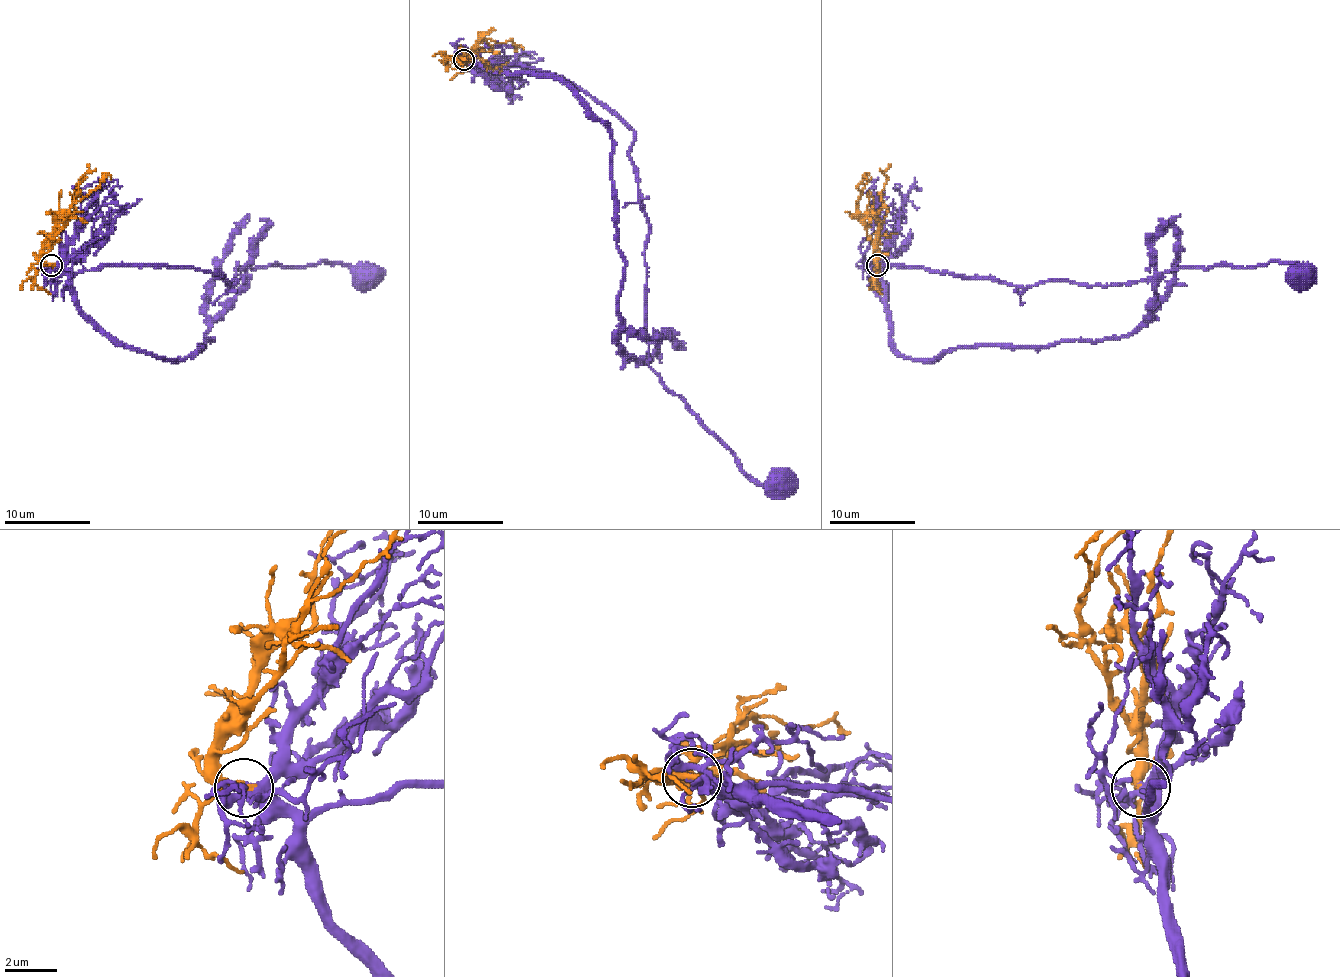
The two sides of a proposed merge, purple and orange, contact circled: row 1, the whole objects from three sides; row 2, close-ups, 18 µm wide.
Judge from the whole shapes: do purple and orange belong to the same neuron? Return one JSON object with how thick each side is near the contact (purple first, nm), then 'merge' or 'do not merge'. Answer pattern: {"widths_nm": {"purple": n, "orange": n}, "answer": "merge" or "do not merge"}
{"widths_nm": {"purple": 280, "orange": 240}, "answer": "merge"}

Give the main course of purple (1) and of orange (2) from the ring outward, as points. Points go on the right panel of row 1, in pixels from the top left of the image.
1: (878, 266), (880, 274), (882, 266), (921, 266), (1031, 287), (1268, 261), (1294, 261), (1301, 276)
2: (878, 266), (878, 248), (862, 225), (858, 210), (858, 186), (865, 175), (867, 179)

